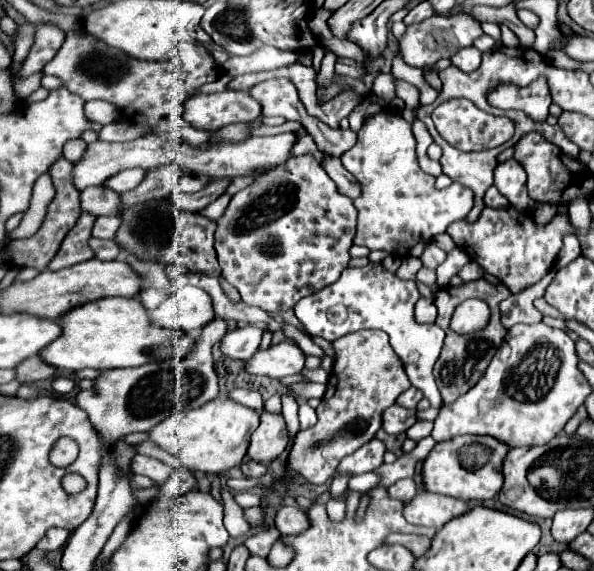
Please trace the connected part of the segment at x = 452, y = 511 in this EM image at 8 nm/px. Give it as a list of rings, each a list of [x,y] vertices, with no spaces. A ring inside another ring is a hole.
[[[417,493],[409,503],[405,503],[403,517],[411,525],[425,525],[441,529],[455,517],[461,517],[469,511],[467,503],[453,497],[439,497],[433,493]]]

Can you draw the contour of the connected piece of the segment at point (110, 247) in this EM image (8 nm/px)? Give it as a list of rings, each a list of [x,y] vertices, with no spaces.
[[[91,239],[89,241],[89,247],[95,251],[95,257],[99,259],[99,261],[113,261],[113,259],[117,259],[119,257],[119,245],[115,243],[115,241],[111,241],[111,239]]]

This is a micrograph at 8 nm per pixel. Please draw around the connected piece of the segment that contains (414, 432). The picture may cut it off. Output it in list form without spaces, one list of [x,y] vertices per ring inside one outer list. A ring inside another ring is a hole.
[[[417,421],[417,423],[415,423],[413,427],[409,427],[405,433],[407,433],[409,439],[419,441],[419,439],[427,437],[427,435],[431,433],[431,429],[433,429],[433,423],[431,423],[431,421]]]

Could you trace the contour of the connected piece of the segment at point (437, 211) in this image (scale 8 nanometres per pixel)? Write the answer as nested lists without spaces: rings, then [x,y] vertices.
[[[385,111],[365,121],[359,129],[357,143],[341,155],[343,167],[361,183],[361,197],[353,201],[357,209],[357,233],[353,237],[355,245],[365,245],[369,249],[383,249],[395,257],[407,257],[409,249],[417,243],[429,243],[433,237],[445,233],[447,225],[465,219],[473,209],[473,193],[463,185],[449,185],[447,189],[435,189],[435,177],[423,173],[417,165],[415,157],[415,137],[411,133],[411,125],[397,113]]]

